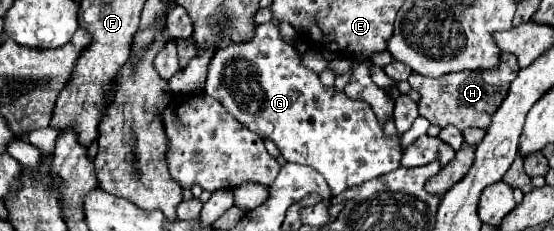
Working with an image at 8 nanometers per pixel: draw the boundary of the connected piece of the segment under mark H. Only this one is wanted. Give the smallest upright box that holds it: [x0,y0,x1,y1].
[408,53,520,131]

